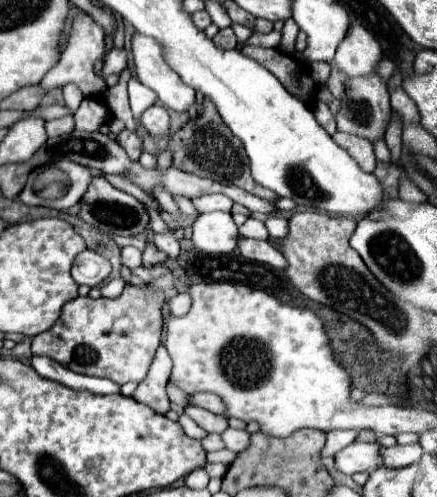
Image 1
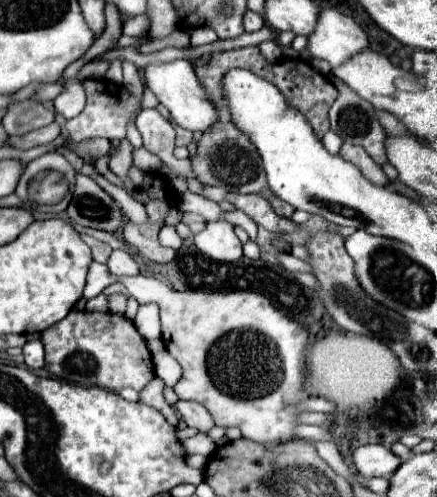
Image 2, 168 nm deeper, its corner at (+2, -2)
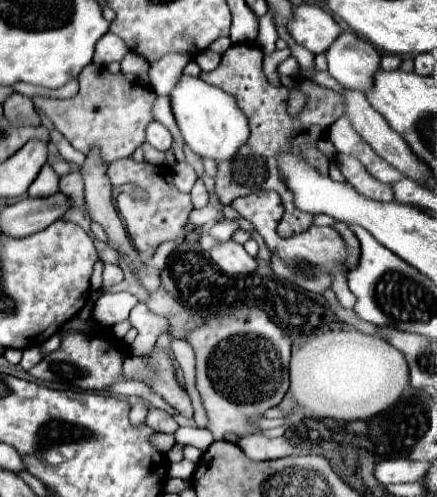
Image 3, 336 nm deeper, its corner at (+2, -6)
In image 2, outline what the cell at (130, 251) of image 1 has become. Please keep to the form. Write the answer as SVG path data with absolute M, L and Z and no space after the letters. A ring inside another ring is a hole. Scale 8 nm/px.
M114 250L106 266L114 276L136 276L140 272L136 258L126 250Z

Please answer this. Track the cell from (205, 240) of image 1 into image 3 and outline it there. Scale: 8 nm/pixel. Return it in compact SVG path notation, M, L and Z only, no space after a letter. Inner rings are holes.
M234 240L220 242L208 250L210 258L218 264L220 272L234 276L234 274L252 274L256 270L256 260L250 258L242 244Z

